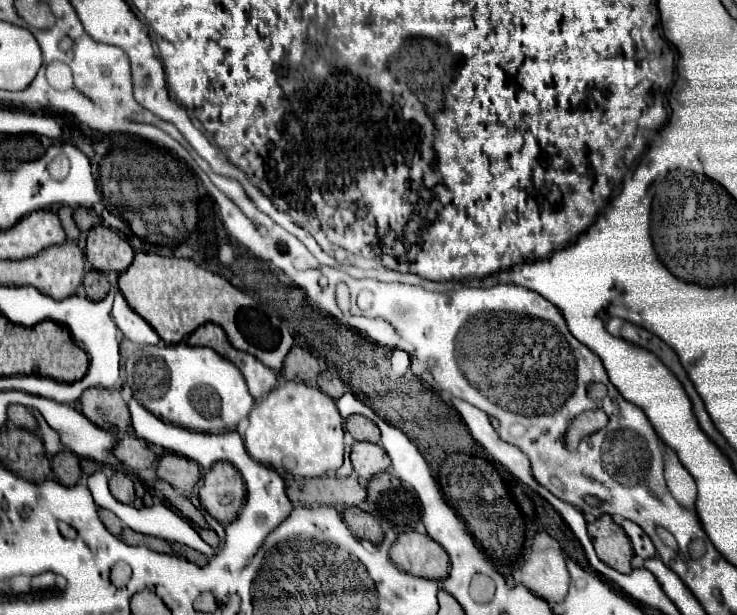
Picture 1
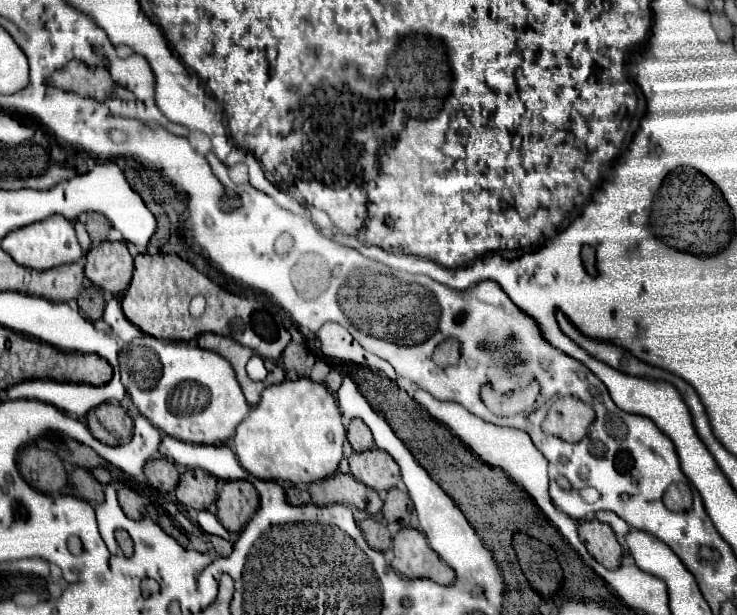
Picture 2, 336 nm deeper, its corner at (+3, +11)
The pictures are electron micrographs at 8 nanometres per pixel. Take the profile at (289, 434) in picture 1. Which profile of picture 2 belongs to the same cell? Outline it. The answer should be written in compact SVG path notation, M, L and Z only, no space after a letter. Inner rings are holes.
M306 377L296 381L284 381L264 389L262 399L252 407L250 415L238 425L234 435L234 453L240 465L254 477L264 481L290 481L290 483L314 483L326 479L338 471L342 459L342 445L346 441L346 429L336 399L324 383L314 383Z

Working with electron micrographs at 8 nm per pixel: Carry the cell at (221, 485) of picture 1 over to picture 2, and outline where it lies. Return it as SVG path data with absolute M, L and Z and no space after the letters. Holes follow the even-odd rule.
M228 481L218 493L216 517L230 533L240 533L258 511L260 499L248 481Z

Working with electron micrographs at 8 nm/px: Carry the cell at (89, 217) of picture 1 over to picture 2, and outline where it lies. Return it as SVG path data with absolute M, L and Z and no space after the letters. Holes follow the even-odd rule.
M88 213L86 217L86 231L92 239L92 243L102 243L108 239L108 231L110 231L110 221L104 215L98 213Z

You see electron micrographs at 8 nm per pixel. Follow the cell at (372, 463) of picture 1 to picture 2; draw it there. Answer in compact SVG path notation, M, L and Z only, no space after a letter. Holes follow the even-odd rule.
M372 449L362 453L352 453L348 463L350 463L350 473L378 493L390 491L392 487L400 485L400 467L386 451Z

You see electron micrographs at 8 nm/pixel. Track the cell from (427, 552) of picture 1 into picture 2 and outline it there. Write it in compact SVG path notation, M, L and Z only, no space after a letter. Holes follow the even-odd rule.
M412 527L400 529L394 537L392 567L406 579L432 579L440 585L452 585L454 571L428 547L424 535Z

